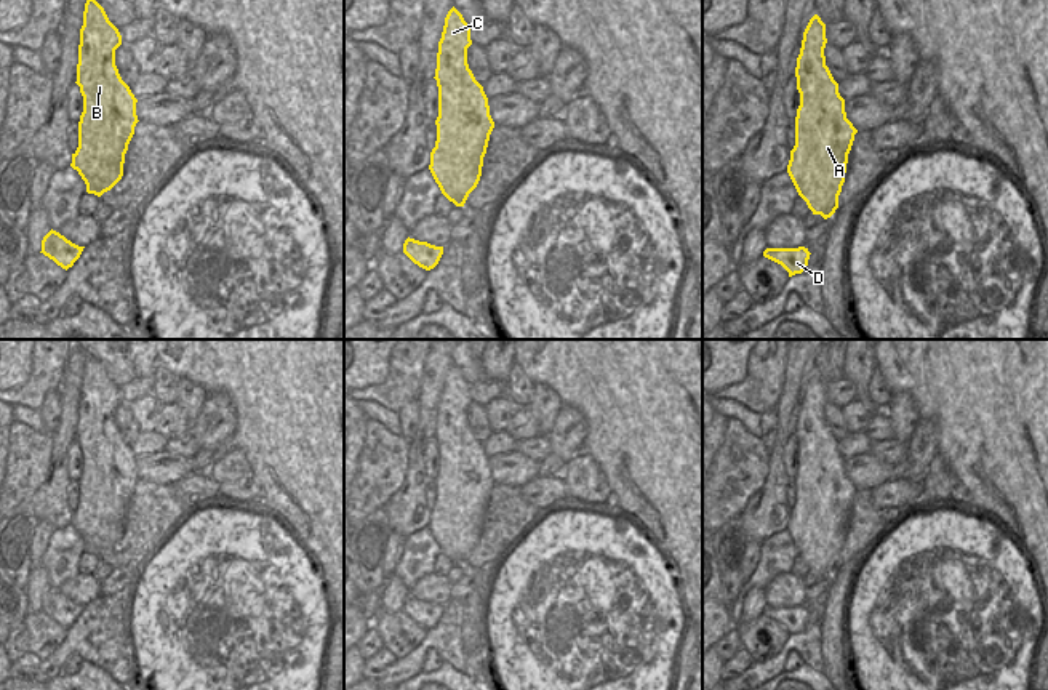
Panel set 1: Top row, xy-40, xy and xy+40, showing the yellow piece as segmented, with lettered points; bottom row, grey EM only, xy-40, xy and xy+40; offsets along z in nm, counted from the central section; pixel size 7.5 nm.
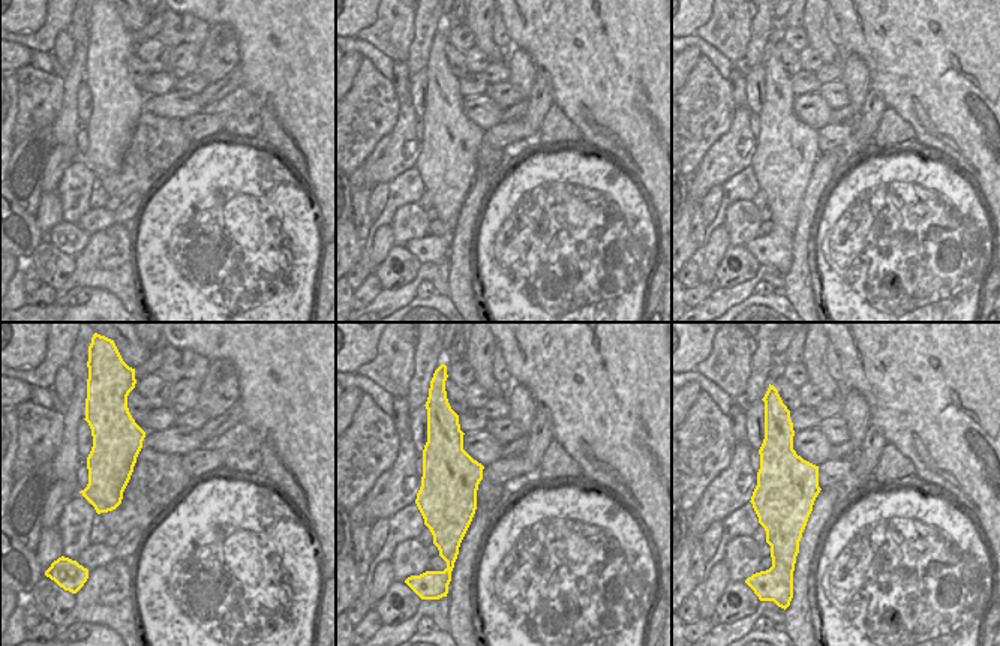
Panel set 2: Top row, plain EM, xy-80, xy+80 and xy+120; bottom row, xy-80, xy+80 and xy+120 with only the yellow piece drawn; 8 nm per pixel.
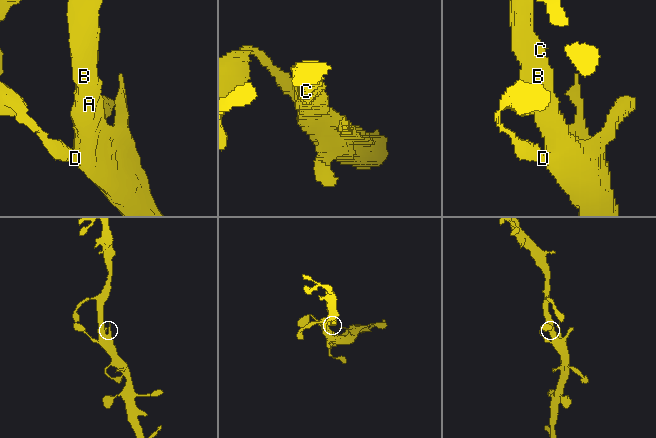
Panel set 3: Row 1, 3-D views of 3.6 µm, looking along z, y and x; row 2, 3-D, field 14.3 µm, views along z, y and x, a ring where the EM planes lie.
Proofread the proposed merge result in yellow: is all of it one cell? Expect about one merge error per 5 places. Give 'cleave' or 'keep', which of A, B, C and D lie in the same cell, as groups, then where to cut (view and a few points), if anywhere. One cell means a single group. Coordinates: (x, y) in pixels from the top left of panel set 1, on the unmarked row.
keep; groups A B C D; cut none

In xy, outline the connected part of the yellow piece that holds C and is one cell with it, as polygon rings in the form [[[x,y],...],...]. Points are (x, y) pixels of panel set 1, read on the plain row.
[[[453,365],[438,400],[435,439],[438,445],[437,499],[429,528],[442,552],[464,565],[477,546],[494,480],[488,456],[467,423],[470,384]]]

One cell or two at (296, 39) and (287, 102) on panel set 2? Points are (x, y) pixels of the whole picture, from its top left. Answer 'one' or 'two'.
one

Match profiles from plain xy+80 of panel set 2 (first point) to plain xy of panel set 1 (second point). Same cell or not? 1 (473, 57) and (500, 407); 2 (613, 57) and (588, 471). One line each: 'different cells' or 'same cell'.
1: same cell
2: different cells

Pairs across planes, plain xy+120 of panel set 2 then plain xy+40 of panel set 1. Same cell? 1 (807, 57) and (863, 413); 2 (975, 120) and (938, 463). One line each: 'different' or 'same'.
1: same
2: different

